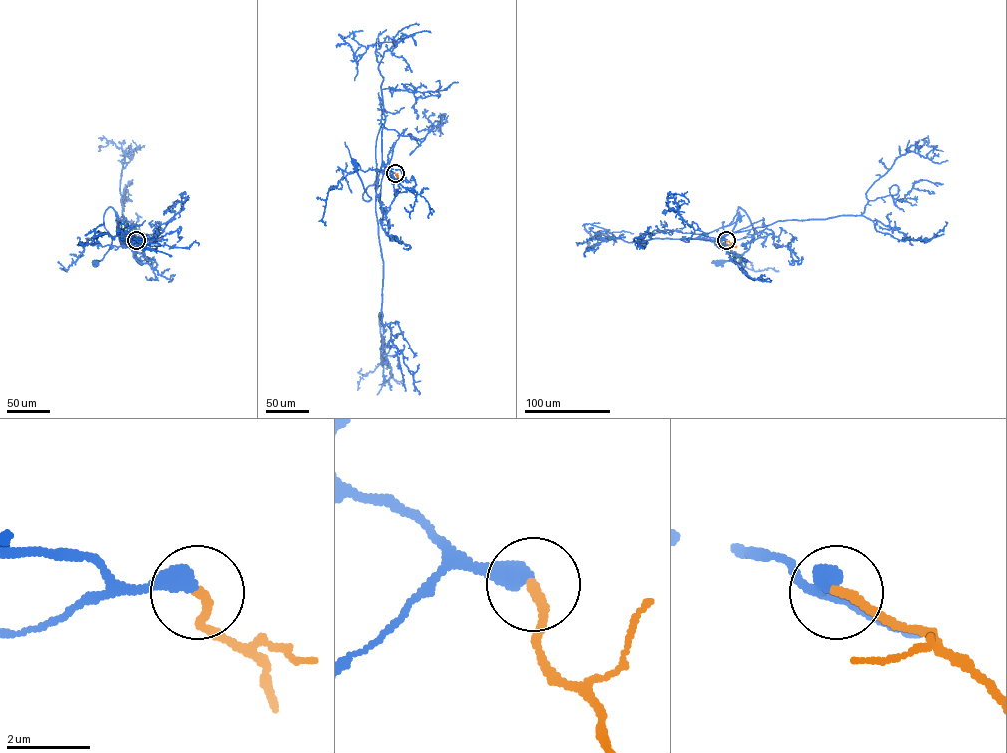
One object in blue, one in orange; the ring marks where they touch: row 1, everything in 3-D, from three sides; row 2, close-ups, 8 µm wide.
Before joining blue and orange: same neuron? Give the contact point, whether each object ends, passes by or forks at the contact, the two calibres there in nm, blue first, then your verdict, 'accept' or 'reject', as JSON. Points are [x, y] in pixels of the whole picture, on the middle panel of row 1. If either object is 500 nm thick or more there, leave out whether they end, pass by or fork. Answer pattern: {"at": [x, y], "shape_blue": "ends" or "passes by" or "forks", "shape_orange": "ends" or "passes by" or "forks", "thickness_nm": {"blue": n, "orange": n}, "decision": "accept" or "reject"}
{"at": [395, 173], "shape_blue": "ends", "shape_orange": "ends", "thickness_nm": {"blue": 480, "orange": 240}, "decision": "accept"}

